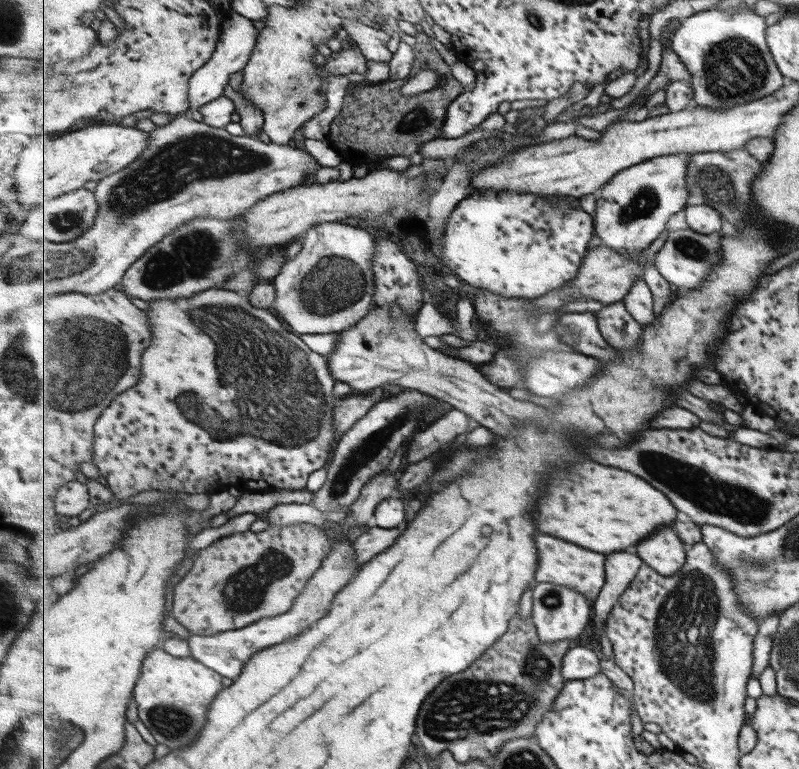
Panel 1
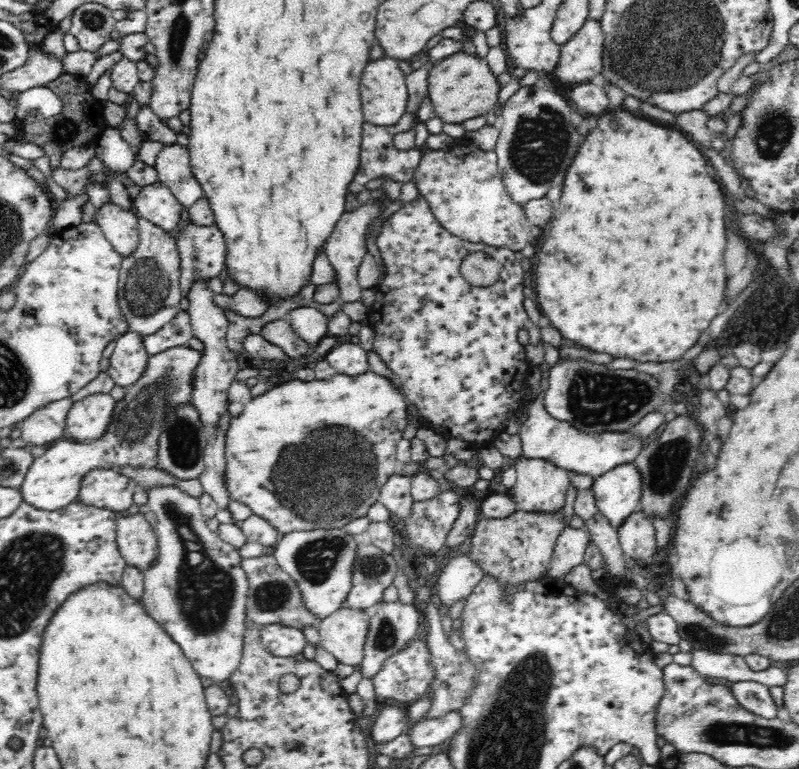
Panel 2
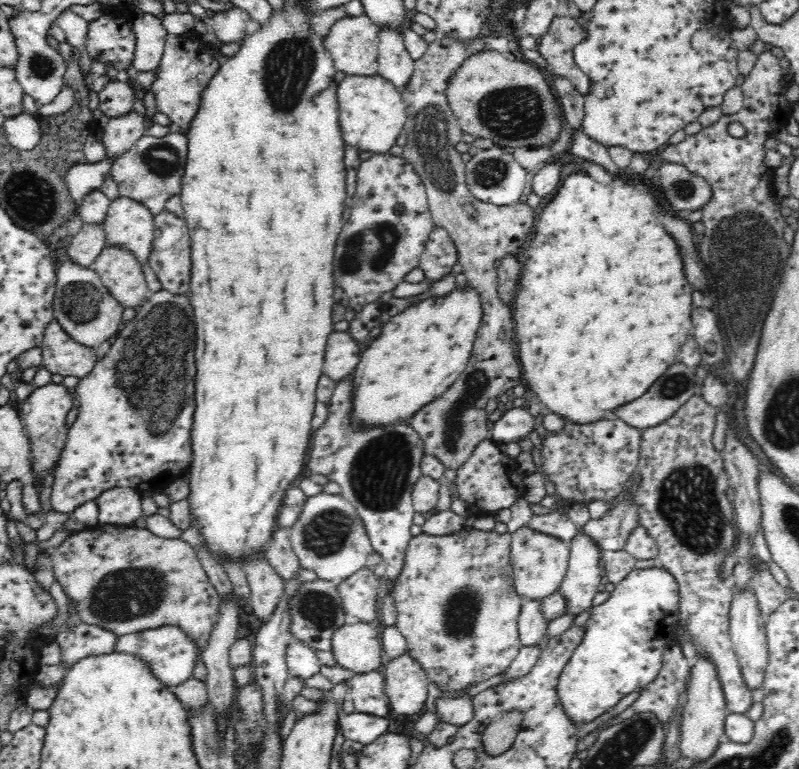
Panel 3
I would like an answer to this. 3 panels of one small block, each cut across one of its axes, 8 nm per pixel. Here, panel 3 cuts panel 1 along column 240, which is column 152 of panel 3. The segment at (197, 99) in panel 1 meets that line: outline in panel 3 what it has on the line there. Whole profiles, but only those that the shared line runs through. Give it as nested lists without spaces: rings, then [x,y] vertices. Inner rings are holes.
[[[136,10],[136,53],[133,68],[139,72],[153,72],[164,57],[167,35],[162,17]]]

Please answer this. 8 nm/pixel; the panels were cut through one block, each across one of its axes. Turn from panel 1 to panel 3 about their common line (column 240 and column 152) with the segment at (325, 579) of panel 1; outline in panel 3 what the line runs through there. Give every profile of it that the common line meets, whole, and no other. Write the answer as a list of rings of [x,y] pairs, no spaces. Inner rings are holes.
[[[160,626],[160,628],[143,630],[142,632],[123,634],[113,644],[116,654],[132,655],[146,665],[149,673],[162,682],[166,687],[172,688],[192,678],[192,669],[201,653],[193,646],[192,641],[175,626]]]

